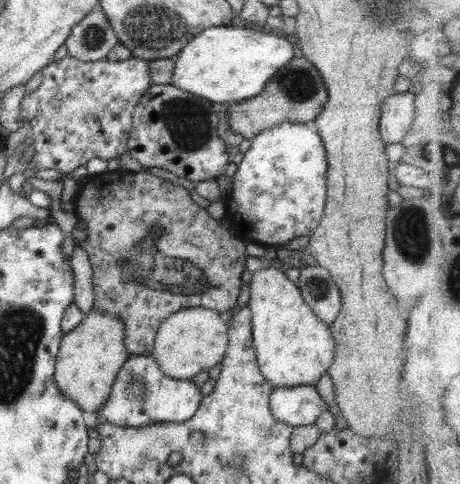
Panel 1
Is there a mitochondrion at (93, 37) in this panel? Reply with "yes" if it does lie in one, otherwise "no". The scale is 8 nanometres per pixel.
yes

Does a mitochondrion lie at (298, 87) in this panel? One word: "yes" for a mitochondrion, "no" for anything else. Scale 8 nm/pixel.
yes

